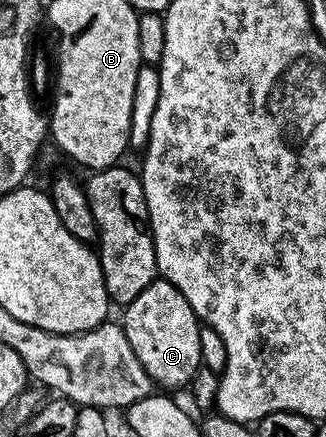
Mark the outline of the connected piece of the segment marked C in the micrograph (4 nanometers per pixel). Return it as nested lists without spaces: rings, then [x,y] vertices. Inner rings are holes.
[[[155,278],[147,288],[140,290],[140,294],[136,294],[136,298],[132,298],[130,304],[125,305],[123,312],[126,313],[120,318],[120,325],[125,330],[128,342],[131,343],[141,366],[144,366],[153,383],[158,386],[163,384],[166,388],[184,387],[197,374],[198,368],[200,369],[203,363],[200,321],[194,312],[193,304],[188,302],[188,298],[184,298],[184,294],[180,294],[180,290],[176,290],[176,286],[161,278]]]

